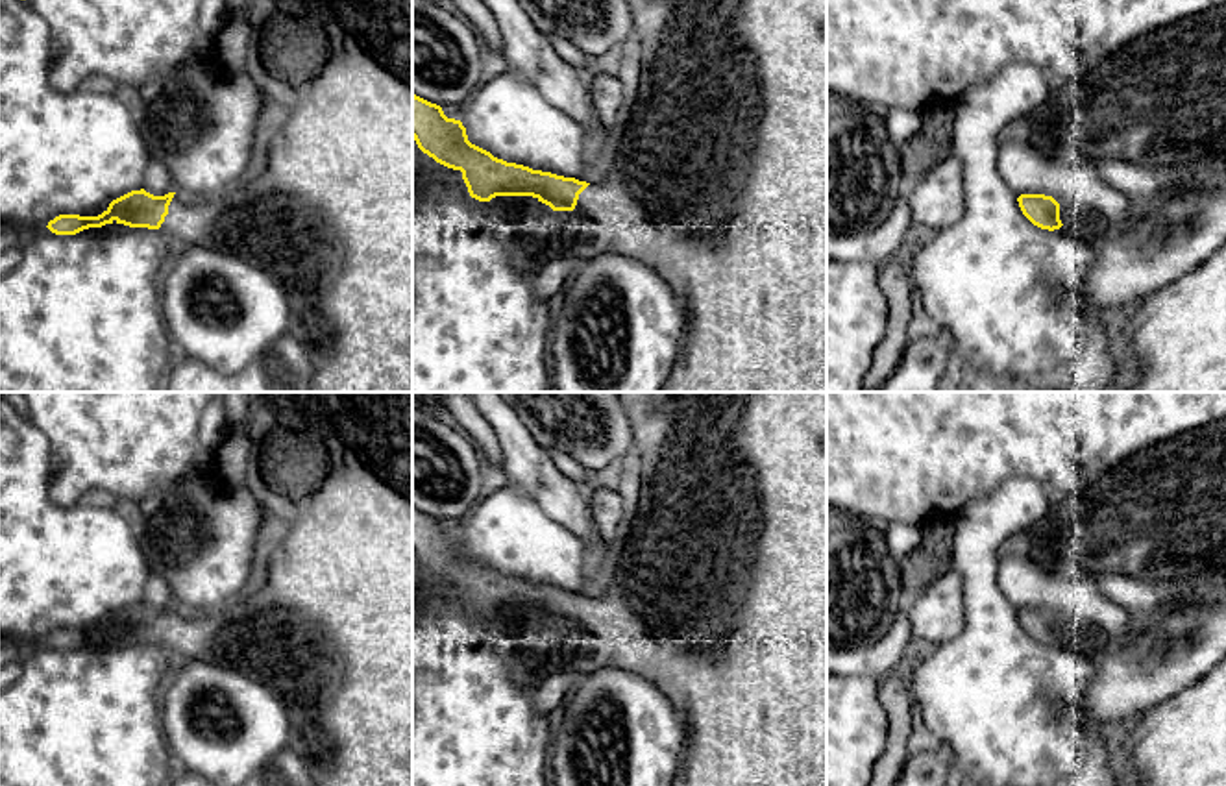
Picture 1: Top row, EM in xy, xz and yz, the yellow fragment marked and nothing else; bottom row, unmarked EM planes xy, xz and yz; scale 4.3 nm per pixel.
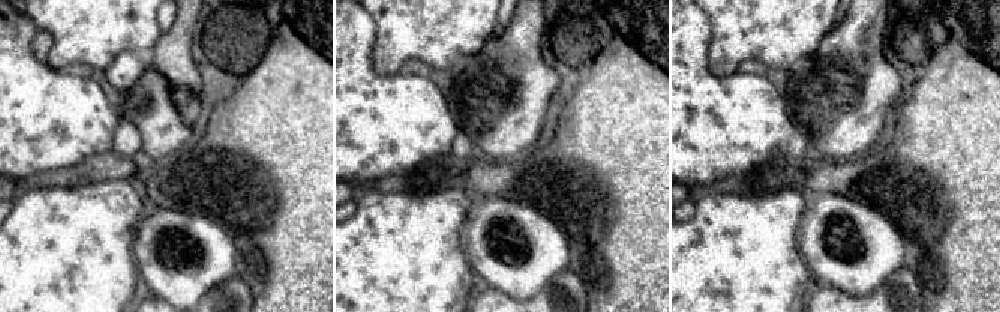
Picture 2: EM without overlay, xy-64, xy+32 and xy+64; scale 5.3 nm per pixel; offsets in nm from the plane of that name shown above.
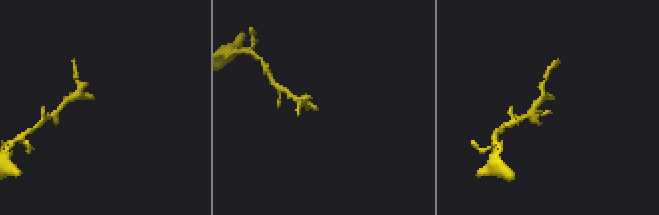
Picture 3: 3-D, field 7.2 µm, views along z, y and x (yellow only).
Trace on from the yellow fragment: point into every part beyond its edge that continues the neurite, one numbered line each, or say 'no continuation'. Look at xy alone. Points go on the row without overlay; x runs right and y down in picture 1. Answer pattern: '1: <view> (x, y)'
1: xy (330, 631)

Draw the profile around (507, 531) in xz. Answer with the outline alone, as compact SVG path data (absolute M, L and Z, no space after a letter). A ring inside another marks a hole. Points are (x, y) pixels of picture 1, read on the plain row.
M490 486L470 514L442 525L497 573L564 592L581 586L586 544L512 486Z

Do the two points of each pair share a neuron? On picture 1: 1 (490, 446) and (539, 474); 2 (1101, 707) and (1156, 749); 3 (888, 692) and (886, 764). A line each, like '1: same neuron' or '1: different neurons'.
1: different neurons
2: different neurons
3: same neuron

